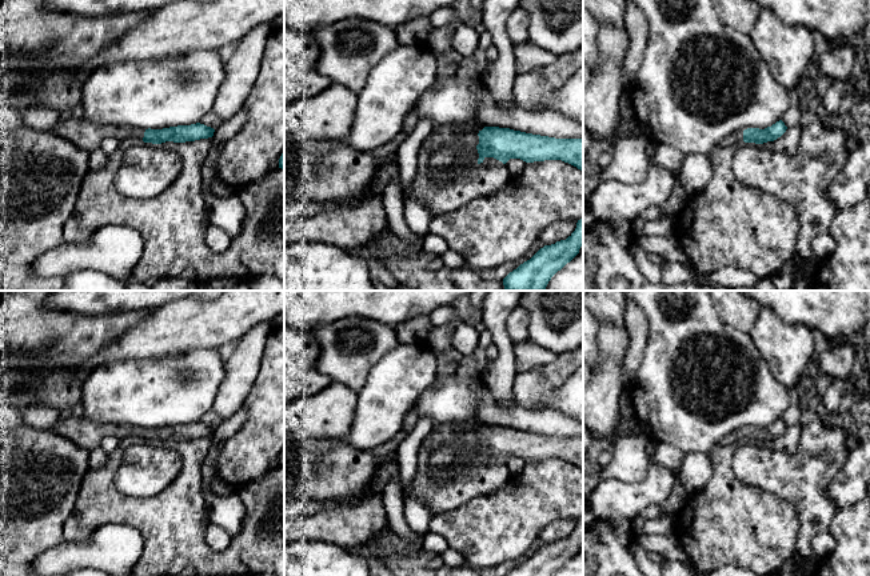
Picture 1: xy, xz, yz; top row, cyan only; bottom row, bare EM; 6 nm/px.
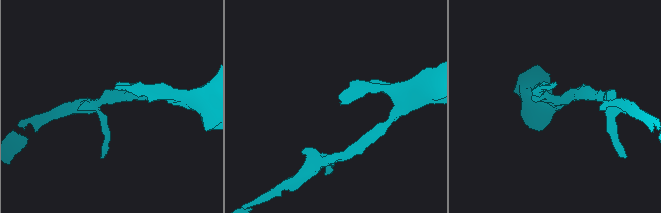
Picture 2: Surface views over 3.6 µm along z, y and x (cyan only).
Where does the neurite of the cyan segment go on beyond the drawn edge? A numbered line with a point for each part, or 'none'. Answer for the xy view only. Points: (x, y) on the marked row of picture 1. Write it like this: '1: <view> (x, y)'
1: xy (82, 132)

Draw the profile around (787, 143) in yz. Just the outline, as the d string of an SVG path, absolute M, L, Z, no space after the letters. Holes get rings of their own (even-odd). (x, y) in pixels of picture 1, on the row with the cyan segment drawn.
M799 125L787 127L786 132L774 141L763 143L767 149L793 156L798 152L802 129Z

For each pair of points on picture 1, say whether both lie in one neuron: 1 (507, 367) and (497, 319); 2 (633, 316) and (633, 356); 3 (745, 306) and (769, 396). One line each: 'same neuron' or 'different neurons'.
1: same neuron
2: same neuron
3: different neurons

